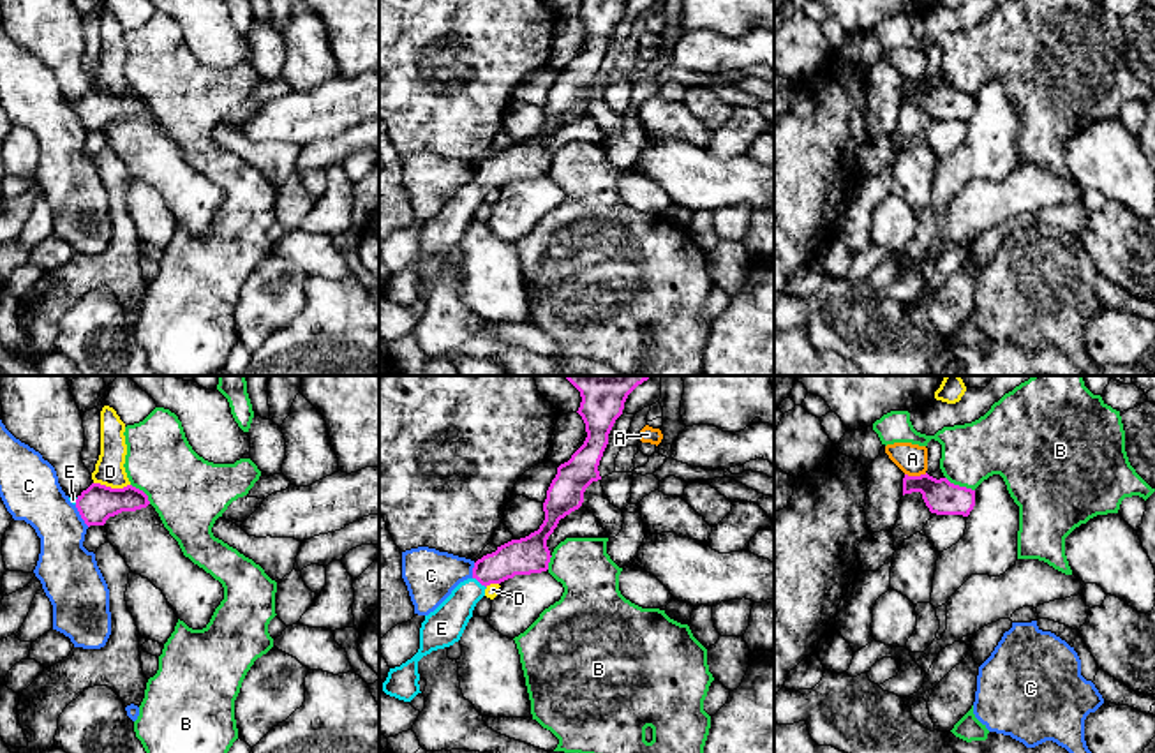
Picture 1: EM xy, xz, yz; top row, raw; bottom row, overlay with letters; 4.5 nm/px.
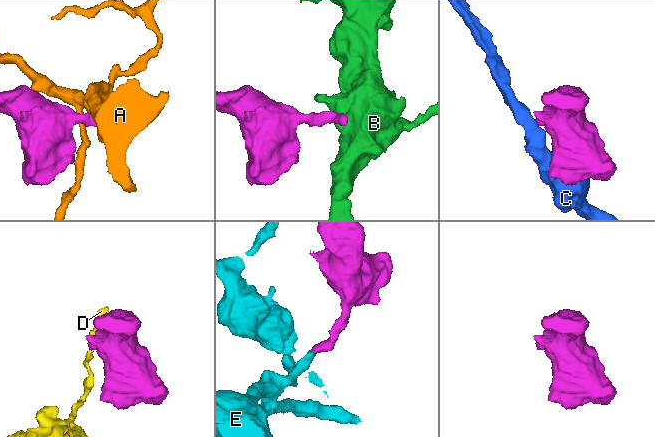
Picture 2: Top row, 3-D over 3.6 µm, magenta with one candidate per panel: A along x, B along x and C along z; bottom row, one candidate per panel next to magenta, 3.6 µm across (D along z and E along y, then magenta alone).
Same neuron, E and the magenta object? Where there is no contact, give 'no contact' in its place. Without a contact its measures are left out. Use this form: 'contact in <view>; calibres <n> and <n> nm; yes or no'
contact in xz; calibres 170 and 170 nm; yes

